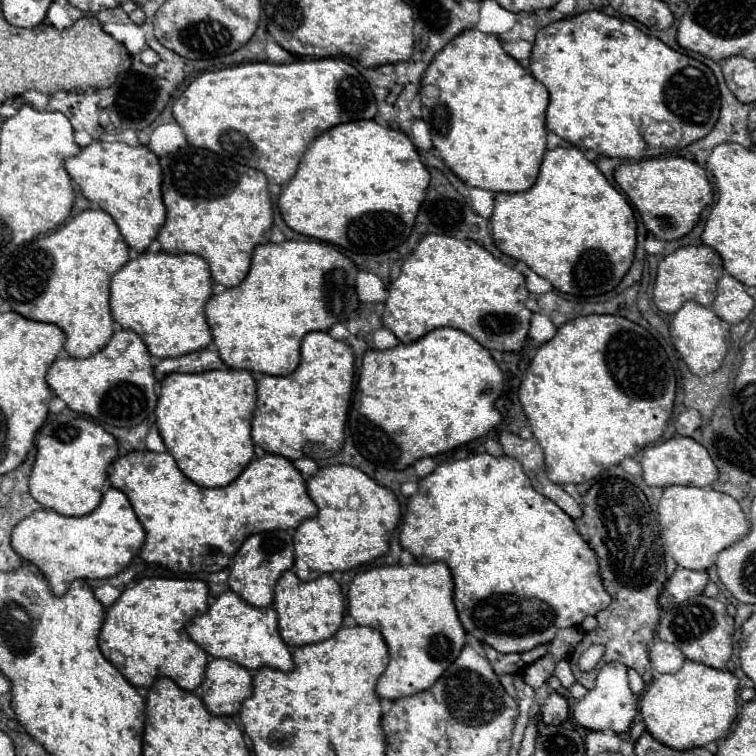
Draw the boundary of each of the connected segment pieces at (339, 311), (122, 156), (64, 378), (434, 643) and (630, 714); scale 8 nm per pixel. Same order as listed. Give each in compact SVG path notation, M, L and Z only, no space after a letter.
M283 241L255 247L251 271L241 285L213 295L205 305L205 317L221 359L231 369L247 369L267 375L289 375L297 369L301 339L309 331L327 331L333 323L345 323L357 309L355 263L323 241Z
M93 141L83 147L79 155L65 159L65 169L71 179L81 187L81 193L91 203L107 211L127 245L135 251L147 251L165 223L165 205L161 199L161 167L157 155L143 145L129 147L119 141Z
M131 329L117 331L99 353L87 359L55 359L45 379L49 389L61 397L69 409L113 427L135 427L157 407L151 355L141 337Z
M433 561L427 565L411 563L372 567L369 571L359 573L351 581L347 597L349 597L349 615L357 621L357 625L367 625L381 631L389 645L391 663L377 681L377 695L381 699L397 701L401 697L429 689L465 645L465 629L453 605L453 579L449 567L443 561Z
M611 661L601 667L595 687L581 701L573 705L573 717L581 727L591 731L625 733L631 727L633 717L637 715L638 701L638 697L629 689L627 683L627 667L621 665L619 661Z

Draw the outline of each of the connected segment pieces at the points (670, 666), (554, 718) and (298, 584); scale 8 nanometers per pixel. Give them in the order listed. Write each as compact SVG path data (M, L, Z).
M657 639L649 647L649 659L657 673L677 673L685 663L685 657L679 651L679 647L661 639Z
M553 693L543 701L539 711L541 711L541 719L545 723L563 723L569 715L569 705L567 705L565 697L561 697L559 693Z
M285 571L275 585L273 605L279 613L281 639L287 645L307 645L333 637L341 627L345 611L343 593L329 573L313 581L301 581L293 571Z

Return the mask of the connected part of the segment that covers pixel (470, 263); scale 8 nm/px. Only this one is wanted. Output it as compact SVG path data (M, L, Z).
M425 235L417 249L401 265L401 275L389 283L389 295L385 299L383 325L393 331L401 343L417 341L437 327L455 327L477 339L487 349L519 351L527 339L531 325L531 311L525 307L527 289L525 277L515 267L495 259L487 249L473 241L459 241L451 235Z

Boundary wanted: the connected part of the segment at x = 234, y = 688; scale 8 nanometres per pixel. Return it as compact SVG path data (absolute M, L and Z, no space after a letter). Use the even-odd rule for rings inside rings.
M213 659L205 669L201 699L213 715L239 713L243 701L251 695L249 671L229 659Z

